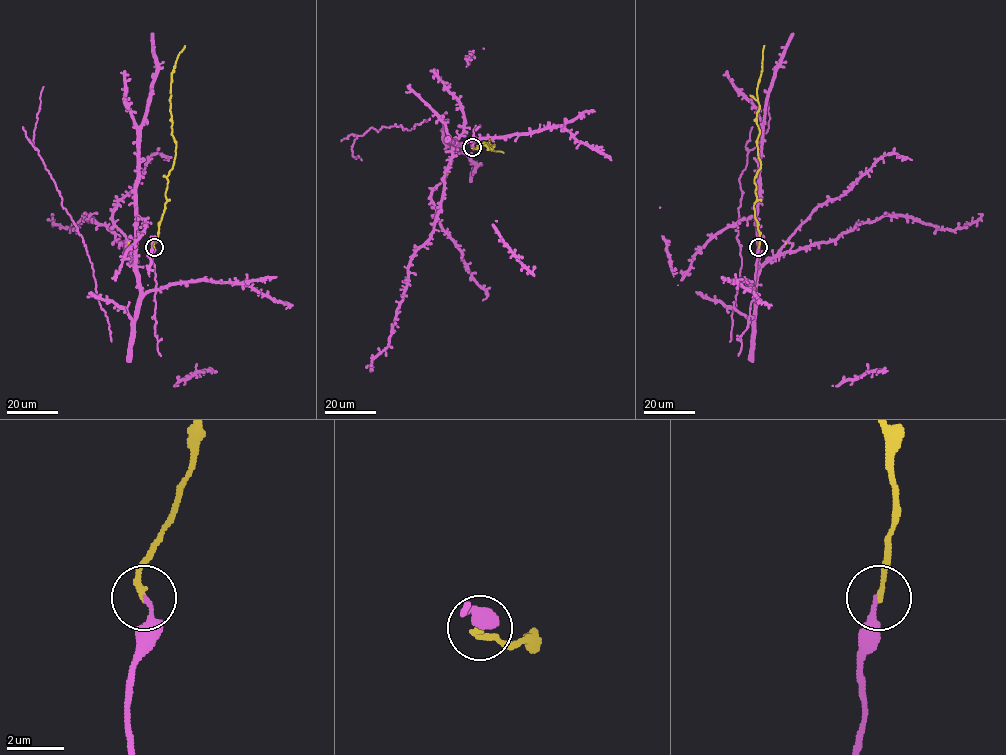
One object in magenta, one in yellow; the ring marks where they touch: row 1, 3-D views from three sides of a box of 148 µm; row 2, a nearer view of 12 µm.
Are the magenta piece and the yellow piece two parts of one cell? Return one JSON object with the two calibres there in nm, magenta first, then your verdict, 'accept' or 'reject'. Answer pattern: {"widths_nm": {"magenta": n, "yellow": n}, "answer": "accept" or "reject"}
{"widths_nm": {"magenta": 180, "yellow": 190}, "answer": "accept"}

